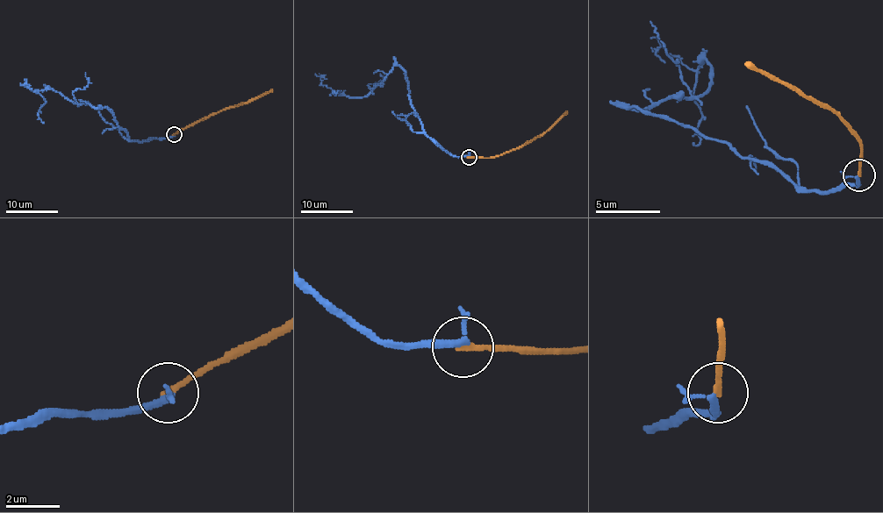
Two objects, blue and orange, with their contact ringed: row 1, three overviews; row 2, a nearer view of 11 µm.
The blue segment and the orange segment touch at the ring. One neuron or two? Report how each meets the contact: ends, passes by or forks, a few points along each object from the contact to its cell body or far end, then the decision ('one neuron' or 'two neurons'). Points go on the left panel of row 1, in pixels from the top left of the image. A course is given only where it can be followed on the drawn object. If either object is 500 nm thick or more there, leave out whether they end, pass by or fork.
blue passes by | orange ends | blue via (174, 135), (132, 141), (104, 108), (75, 103), (42, 89), (39, 92), (45, 103), (39, 115), (44, 123) | orange via (174, 135), (226, 110), (247, 103), (272, 89) | one neuron

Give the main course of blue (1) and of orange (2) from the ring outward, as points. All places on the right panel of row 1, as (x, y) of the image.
1: (858, 175), (855, 185), (803, 192), (726, 143), (631, 108), (696, 97), (706, 88), (703, 62), (693, 146)
2: (858, 175), (862, 143), (836, 114), (745, 62)

